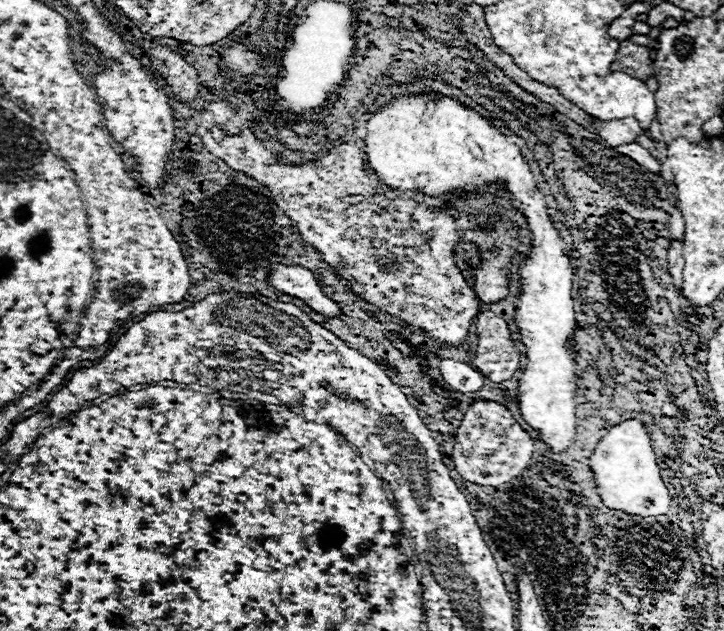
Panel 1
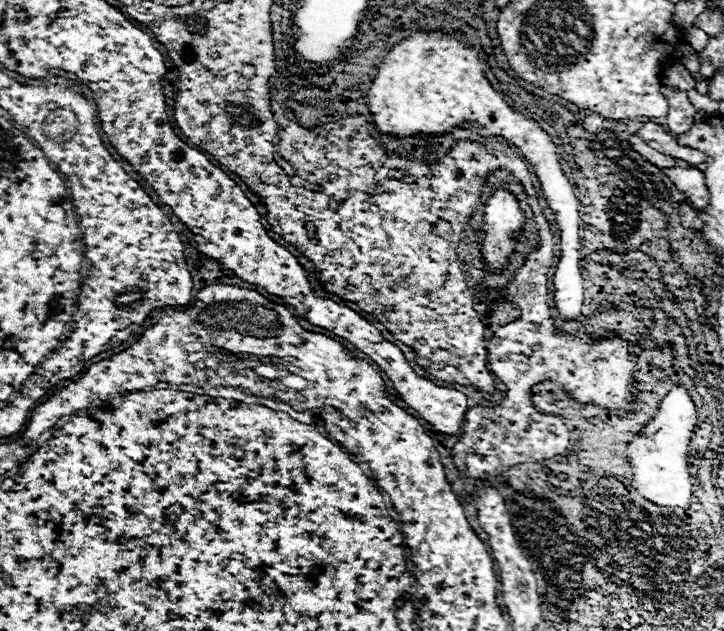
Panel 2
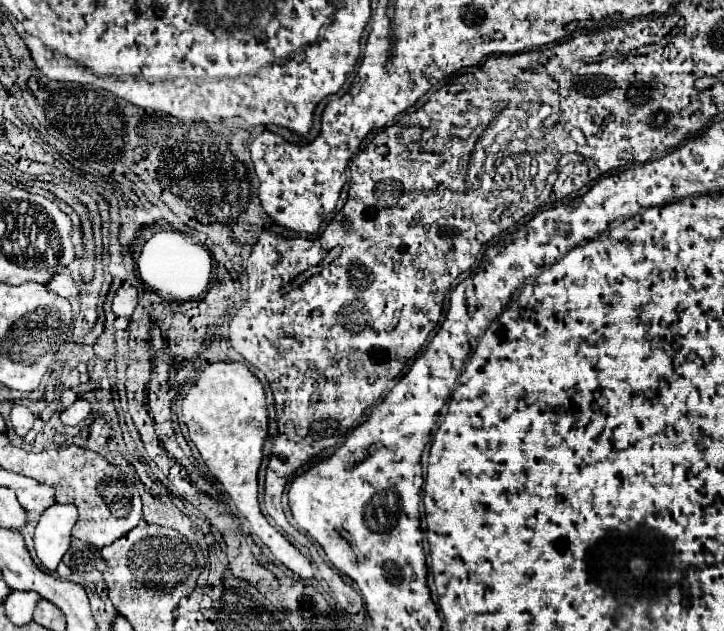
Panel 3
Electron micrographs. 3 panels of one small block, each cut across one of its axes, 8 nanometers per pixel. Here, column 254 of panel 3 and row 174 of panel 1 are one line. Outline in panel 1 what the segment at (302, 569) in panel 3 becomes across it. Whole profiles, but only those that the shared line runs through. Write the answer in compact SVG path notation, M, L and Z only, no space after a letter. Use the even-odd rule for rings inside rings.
M408 92L398 94L384 106L380 106L368 120L366 134L366 154L368 166L374 174L394 190L410 190L410 192L428 192L428 194L454 194L458 190L474 190L482 188L490 182L500 182L508 186L510 200L514 208L520 210L530 226L530 242L532 252L520 262L520 294L518 294L518 314L516 324L522 336L522 344L526 346L528 364L518 382L518 408L522 418L542 436L542 440L554 450L566 450L574 440L574 378L576 378L576 352L568 352L566 344L572 344L572 336L576 332L576 312L572 300L572 276L574 266L568 258L566 242L560 232L554 228L554 220L548 214L546 196L538 188L538 180L530 170L530 164L522 156L516 142L502 134L496 126L492 126L480 112L464 106L458 98L444 94L428 94L428 92Z

